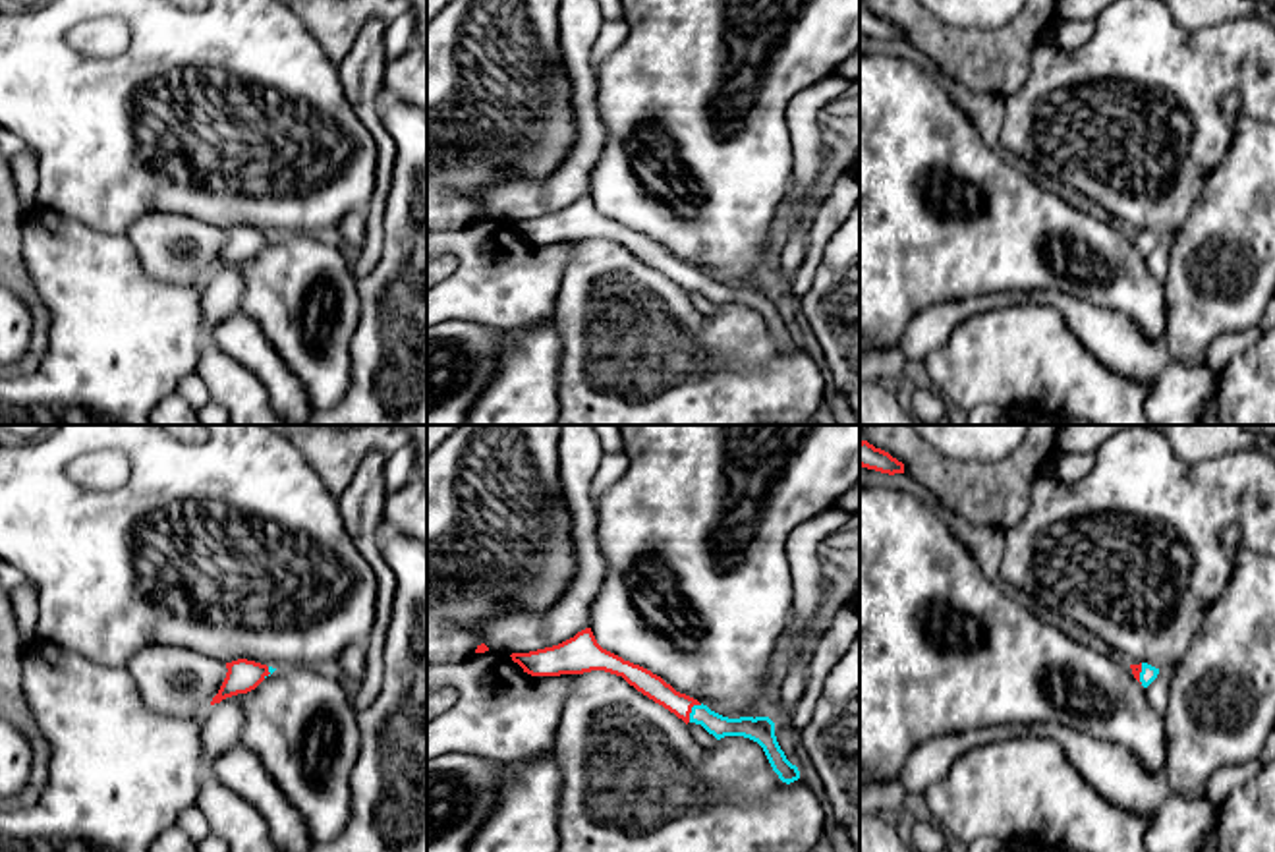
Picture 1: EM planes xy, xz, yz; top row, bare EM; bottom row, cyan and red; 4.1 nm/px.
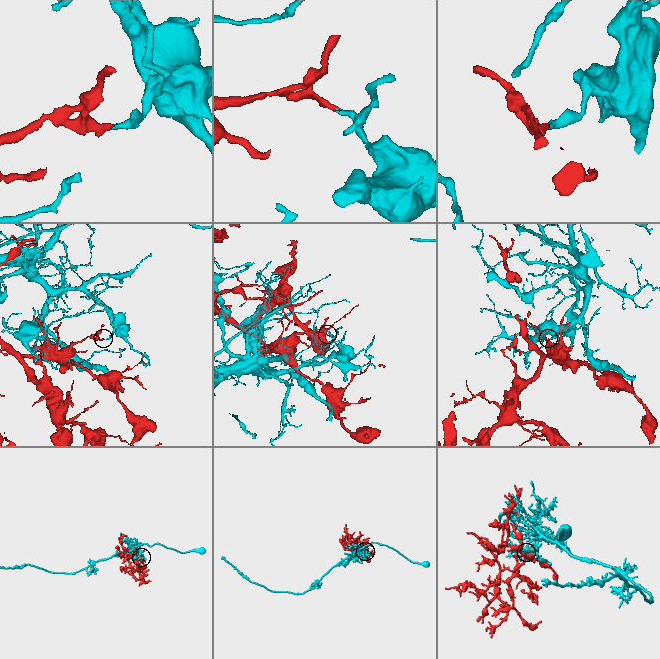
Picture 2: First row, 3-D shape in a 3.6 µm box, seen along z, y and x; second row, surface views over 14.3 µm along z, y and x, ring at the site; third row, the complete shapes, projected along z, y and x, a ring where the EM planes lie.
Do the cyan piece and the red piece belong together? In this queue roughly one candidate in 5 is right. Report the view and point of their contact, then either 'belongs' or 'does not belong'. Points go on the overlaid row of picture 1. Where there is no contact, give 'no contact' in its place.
meets cyan in xz at (692, 710); does not belong

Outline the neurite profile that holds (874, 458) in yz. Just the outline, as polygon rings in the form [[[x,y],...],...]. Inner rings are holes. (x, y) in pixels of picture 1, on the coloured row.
[[[867,440],[860,442],[860,466],[867,469],[875,469],[881,473],[904,473],[904,464],[892,458],[889,452],[875,448]]]

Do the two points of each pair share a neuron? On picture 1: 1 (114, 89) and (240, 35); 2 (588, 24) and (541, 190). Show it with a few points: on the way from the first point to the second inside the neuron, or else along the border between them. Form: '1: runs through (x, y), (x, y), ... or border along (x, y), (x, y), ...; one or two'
1: runs through (145, 74), (176, 60), (209, 58); one
2: runs through (582, 68), (586, 82), (584, 155); one

